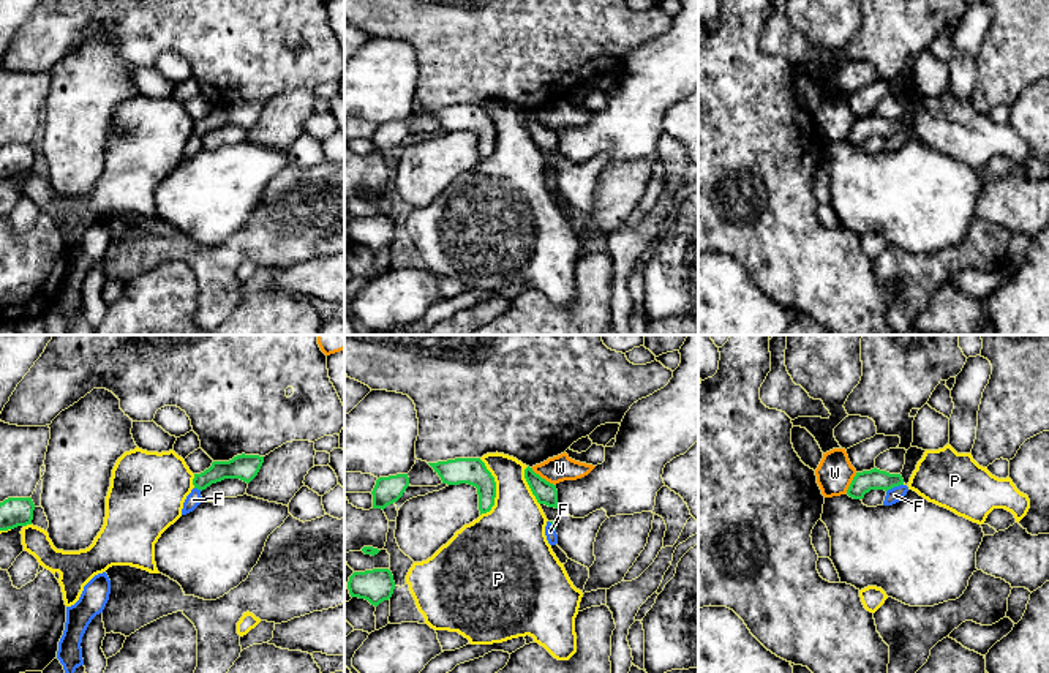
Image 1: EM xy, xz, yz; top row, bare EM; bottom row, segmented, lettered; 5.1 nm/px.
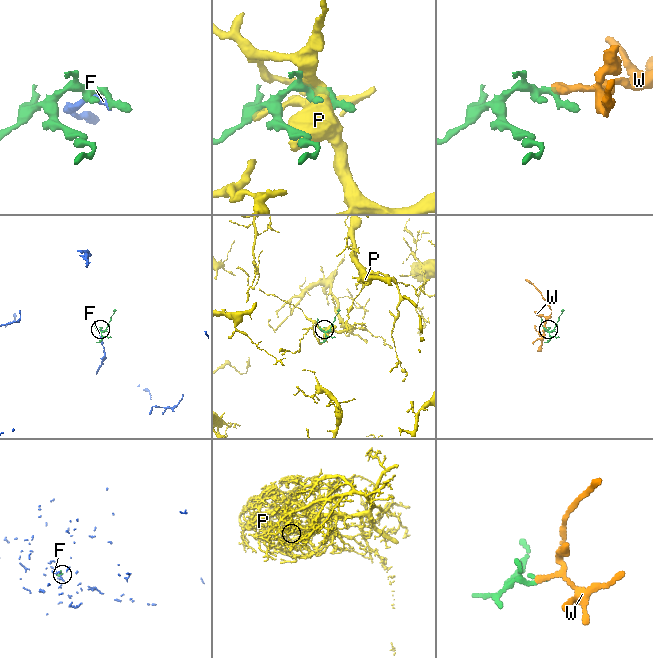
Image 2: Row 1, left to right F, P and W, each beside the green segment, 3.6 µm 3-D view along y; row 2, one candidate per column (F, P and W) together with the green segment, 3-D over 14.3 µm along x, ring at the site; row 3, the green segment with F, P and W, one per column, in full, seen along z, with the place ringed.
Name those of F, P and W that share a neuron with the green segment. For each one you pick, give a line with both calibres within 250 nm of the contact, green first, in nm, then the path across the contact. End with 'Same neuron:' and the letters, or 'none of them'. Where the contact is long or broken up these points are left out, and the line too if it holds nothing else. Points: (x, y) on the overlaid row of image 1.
Same neuron: none of them

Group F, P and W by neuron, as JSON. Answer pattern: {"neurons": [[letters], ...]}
{"neurons": [["F", "W"], ["P"]]}

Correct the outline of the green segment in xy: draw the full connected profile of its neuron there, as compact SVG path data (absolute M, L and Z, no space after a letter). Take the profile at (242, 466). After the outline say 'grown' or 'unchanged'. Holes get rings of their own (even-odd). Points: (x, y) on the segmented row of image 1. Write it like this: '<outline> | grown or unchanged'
M237 455L229 461L213 461L209 469L194 474L193 485L197 490L205 490L212 483L224 479L240 479L250 483L259 472L264 457L259 455Z | unchanged

